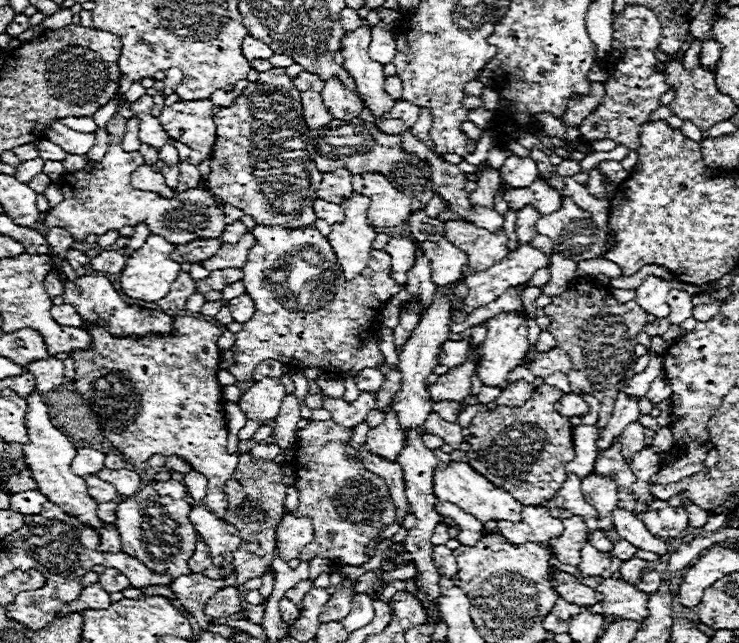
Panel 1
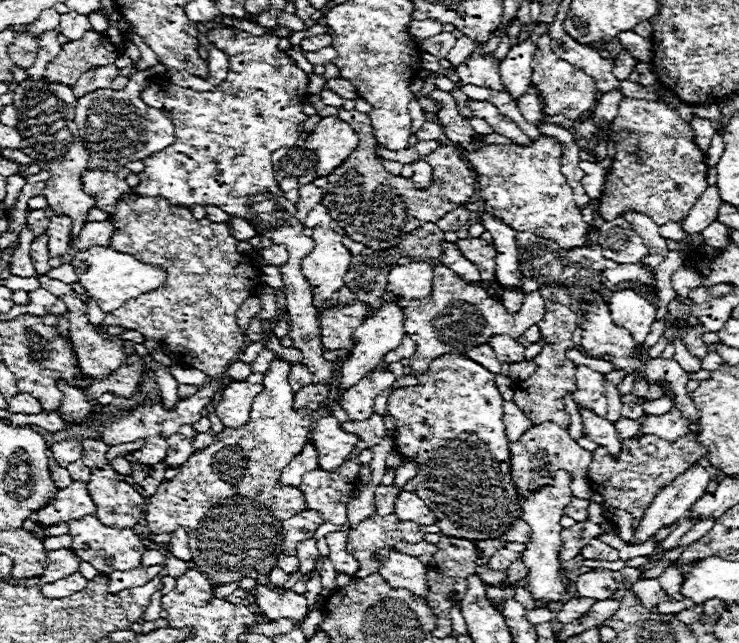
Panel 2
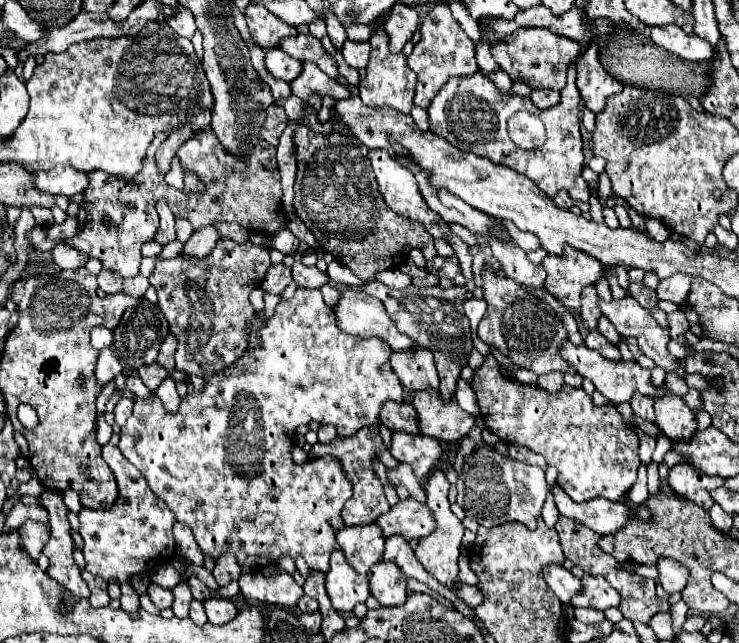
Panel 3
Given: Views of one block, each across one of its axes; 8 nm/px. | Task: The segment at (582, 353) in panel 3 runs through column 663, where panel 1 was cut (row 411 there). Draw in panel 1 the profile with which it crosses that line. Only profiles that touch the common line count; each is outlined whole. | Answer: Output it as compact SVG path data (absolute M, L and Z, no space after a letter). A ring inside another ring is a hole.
M390 410L386 414L386 418L380 426L370 428L366 446L374 454L378 454L386 460L396 460L396 456L400 454L400 450L404 446L404 432L400 428L400 422L398 422L398 416L394 410Z

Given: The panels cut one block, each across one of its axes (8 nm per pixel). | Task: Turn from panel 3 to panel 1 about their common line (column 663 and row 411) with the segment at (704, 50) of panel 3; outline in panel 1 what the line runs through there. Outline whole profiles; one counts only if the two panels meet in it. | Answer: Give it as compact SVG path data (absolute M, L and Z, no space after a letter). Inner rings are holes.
M32 392L28 398L28 410L26 410L26 428L28 428L28 438L30 442L24 446L24 456L28 460L28 466L32 468L32 474L38 482L38 488L44 496L52 498L50 502L54 502L56 506L60 506L64 512L80 518L84 524L90 524L96 530L102 530L104 524L100 522L96 510L98 504L96 500L92 500L92 496L88 494L88 486L84 482L82 476L76 476L70 470L70 462L76 456L76 448L70 440L66 440L66 436L54 428L54 424L50 422L48 416L48 406L42 402L38 392Z

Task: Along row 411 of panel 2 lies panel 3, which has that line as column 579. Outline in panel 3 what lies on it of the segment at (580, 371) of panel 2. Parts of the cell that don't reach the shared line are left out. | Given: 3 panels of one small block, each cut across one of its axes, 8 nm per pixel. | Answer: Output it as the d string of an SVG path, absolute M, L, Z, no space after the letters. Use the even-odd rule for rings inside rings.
M590 574L582 576L582 592L572 598L572 606L586 606L598 610L606 610L618 604L620 604L620 594L610 584L606 584L606 580L594 578Z

